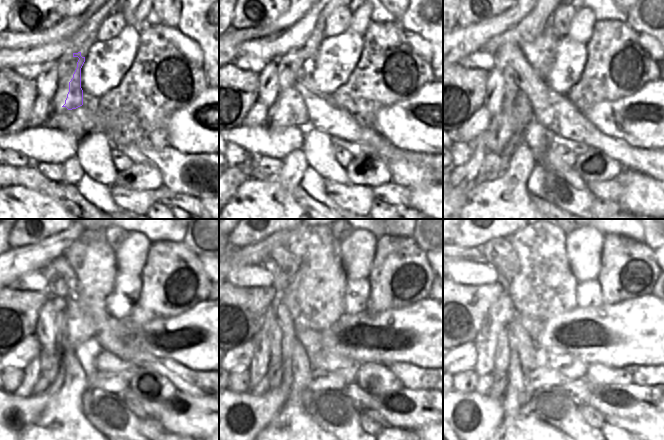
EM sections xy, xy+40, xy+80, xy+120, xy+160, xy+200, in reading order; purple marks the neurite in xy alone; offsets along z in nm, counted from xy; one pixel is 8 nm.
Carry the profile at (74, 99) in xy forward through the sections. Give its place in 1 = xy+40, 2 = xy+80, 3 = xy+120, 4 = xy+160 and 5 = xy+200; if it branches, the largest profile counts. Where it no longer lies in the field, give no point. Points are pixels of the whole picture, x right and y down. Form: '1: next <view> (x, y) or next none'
1: next xy+40 (296, 103)
2: next xy+80 (540, 52)
3: next xy+120 (94, 262)
4: next xy+160 (315, 298)
5: next xy+200 (544, 286)

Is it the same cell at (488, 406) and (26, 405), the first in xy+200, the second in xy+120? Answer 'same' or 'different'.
same

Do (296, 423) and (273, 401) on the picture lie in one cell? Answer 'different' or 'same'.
different

